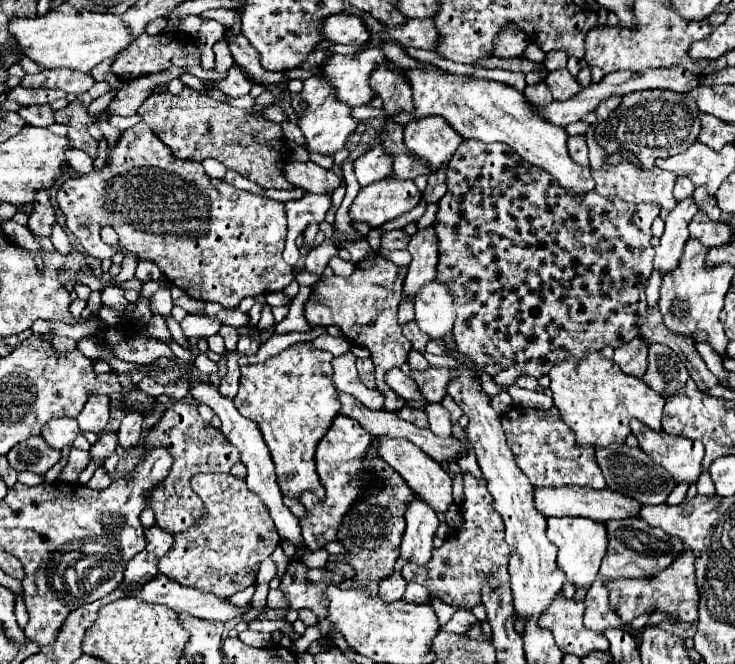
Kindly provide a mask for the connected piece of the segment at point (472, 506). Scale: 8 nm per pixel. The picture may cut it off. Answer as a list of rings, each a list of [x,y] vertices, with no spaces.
[[[464,474],[464,502],[462,530],[452,530],[442,548],[432,550],[432,560],[426,566],[406,564],[402,574],[408,582],[422,584],[426,576],[430,576],[430,592],[438,592],[440,598],[448,604],[474,608],[480,604],[480,584],[486,574],[496,574],[498,584],[508,582],[508,558],[510,548],[504,540],[504,522],[502,516],[494,510],[494,498],[486,490],[486,484],[480,484],[474,476]]]

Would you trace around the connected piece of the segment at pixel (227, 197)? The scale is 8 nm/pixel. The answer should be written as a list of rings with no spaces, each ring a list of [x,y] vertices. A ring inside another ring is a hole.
[[[144,122],[124,130],[112,146],[108,162],[100,170],[70,176],[62,182],[56,196],[70,232],[82,242],[84,252],[94,258],[112,258],[118,252],[128,252],[138,260],[152,260],[162,274],[188,296],[204,302],[218,302],[224,308],[236,308],[246,296],[280,292],[294,280],[294,268],[282,258],[286,242],[286,212],[284,204],[238,190],[224,180],[210,178],[200,162],[174,158],[170,148],[162,144]],[[112,226],[118,234],[118,246],[108,246],[100,240],[100,230]]]

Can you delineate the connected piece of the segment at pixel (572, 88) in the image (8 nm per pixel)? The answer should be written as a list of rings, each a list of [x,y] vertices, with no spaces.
[[[566,68],[548,72],[548,76],[544,78],[544,82],[550,88],[554,100],[568,100],[568,98],[572,98],[574,94],[580,92],[580,86],[578,86],[576,78]]]

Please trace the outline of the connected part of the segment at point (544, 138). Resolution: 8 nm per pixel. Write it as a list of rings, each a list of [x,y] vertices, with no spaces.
[[[412,68],[408,72],[408,80],[412,84],[414,92],[414,112],[410,114],[394,114],[388,116],[382,110],[370,108],[370,106],[354,106],[350,112],[356,120],[368,120],[368,118],[392,118],[394,122],[408,124],[410,120],[424,118],[424,116],[442,116],[462,138],[476,138],[482,142],[504,142],[510,148],[514,148],[526,162],[540,166],[548,170],[560,186],[566,190],[584,194],[594,188],[594,178],[590,168],[578,166],[570,156],[566,148],[566,130],[560,126],[554,126],[540,116],[536,116],[526,100],[524,94],[520,94],[516,88],[494,82],[494,80],[484,80],[484,78],[466,78],[462,80],[460,76],[454,74],[442,74],[442,70],[418,70]]]

